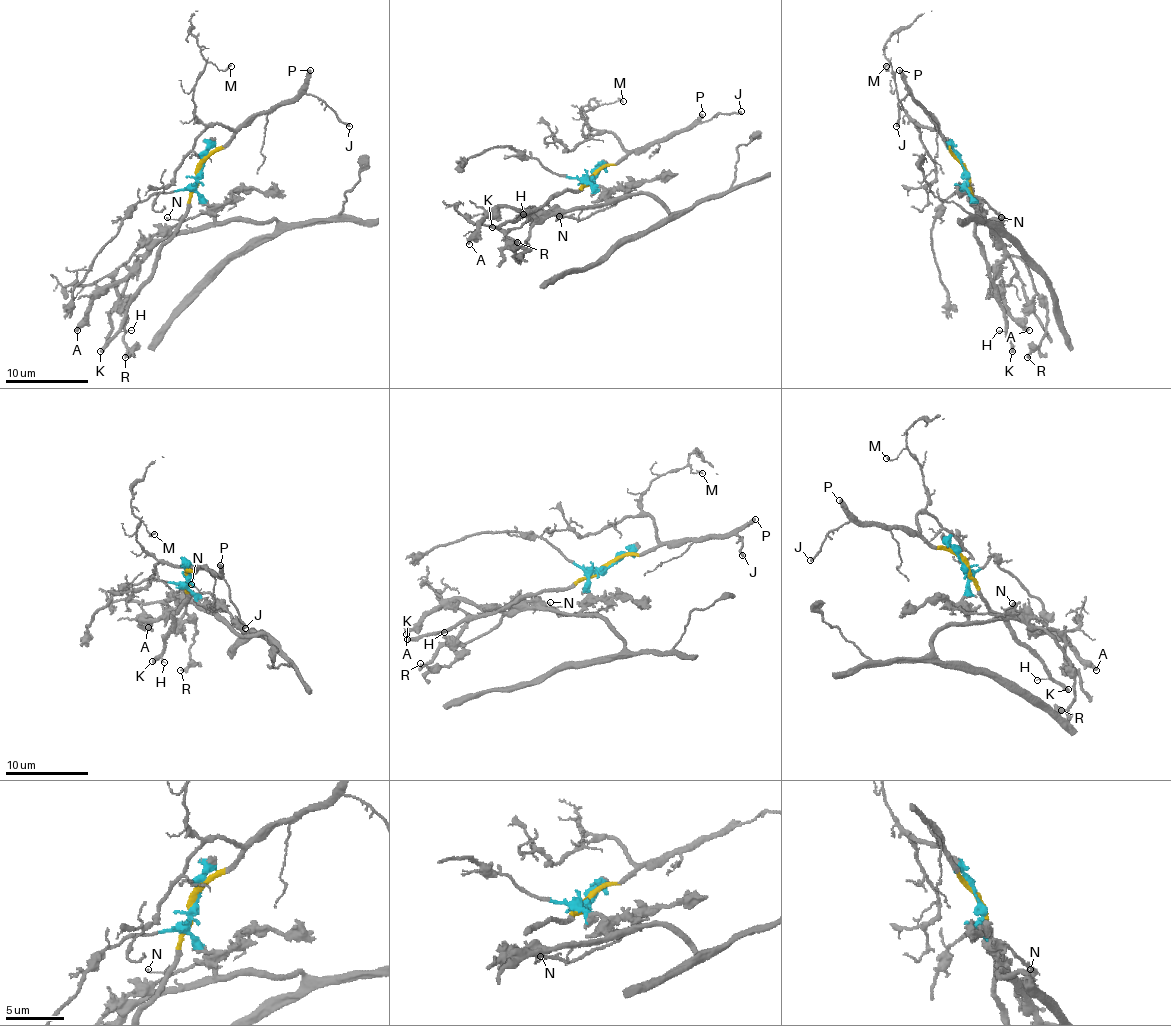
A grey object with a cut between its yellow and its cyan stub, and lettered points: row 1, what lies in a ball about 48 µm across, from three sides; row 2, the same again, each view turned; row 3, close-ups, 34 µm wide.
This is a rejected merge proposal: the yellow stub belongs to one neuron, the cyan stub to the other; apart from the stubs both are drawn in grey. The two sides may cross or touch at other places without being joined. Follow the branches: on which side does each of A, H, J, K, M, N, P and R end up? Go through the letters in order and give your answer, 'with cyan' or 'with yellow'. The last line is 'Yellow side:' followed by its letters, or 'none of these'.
A: with cyan
H: with yellow
J: with yellow
K: with yellow
M: with yellow
N: with cyan
P: with yellow
R: with cyan
Yellow side: H, J, K, M, P

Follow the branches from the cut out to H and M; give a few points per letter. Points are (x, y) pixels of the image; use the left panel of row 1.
H: (198, 171), (187, 214), (177, 233), (161, 250), (154, 275), (127, 310), (121, 328), (131, 330)
M: (198, 171), (233, 131), (219, 123), (204, 123), (196, 115), (194, 84), (208, 63), (219, 69), (231, 65)

